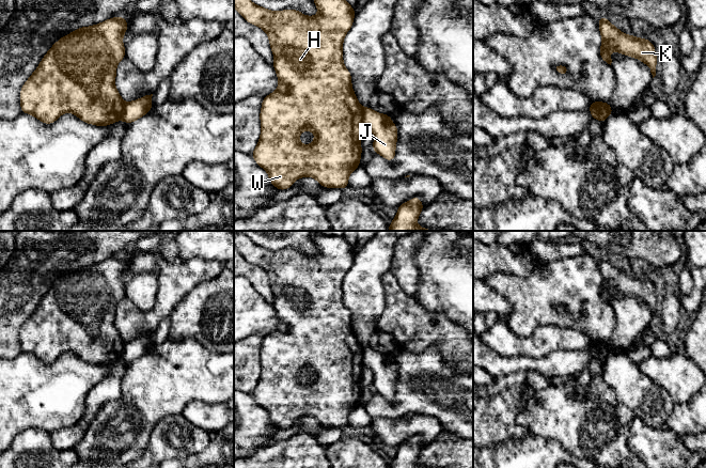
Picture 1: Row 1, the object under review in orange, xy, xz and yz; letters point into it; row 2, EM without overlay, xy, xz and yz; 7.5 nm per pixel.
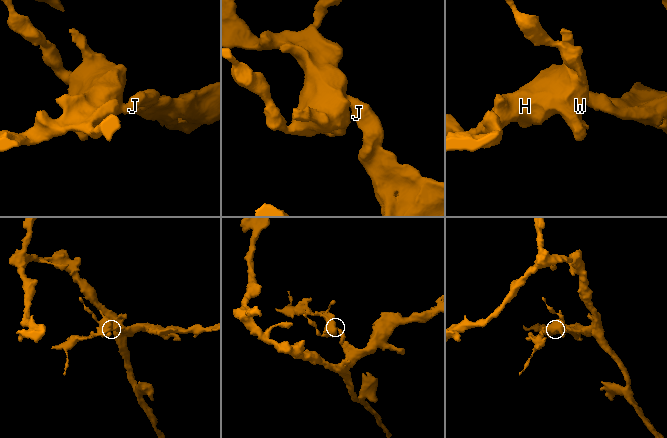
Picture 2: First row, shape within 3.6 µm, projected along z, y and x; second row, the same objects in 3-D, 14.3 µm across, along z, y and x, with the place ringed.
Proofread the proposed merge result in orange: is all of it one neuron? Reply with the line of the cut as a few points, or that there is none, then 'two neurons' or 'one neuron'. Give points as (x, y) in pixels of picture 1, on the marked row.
yz (590, 106), (600, 106), (609, 113) | two neurons

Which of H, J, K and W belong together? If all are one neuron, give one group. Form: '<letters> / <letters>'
H K W / J

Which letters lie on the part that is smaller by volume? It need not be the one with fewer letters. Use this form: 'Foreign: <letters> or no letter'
Foreign: H, K, W

